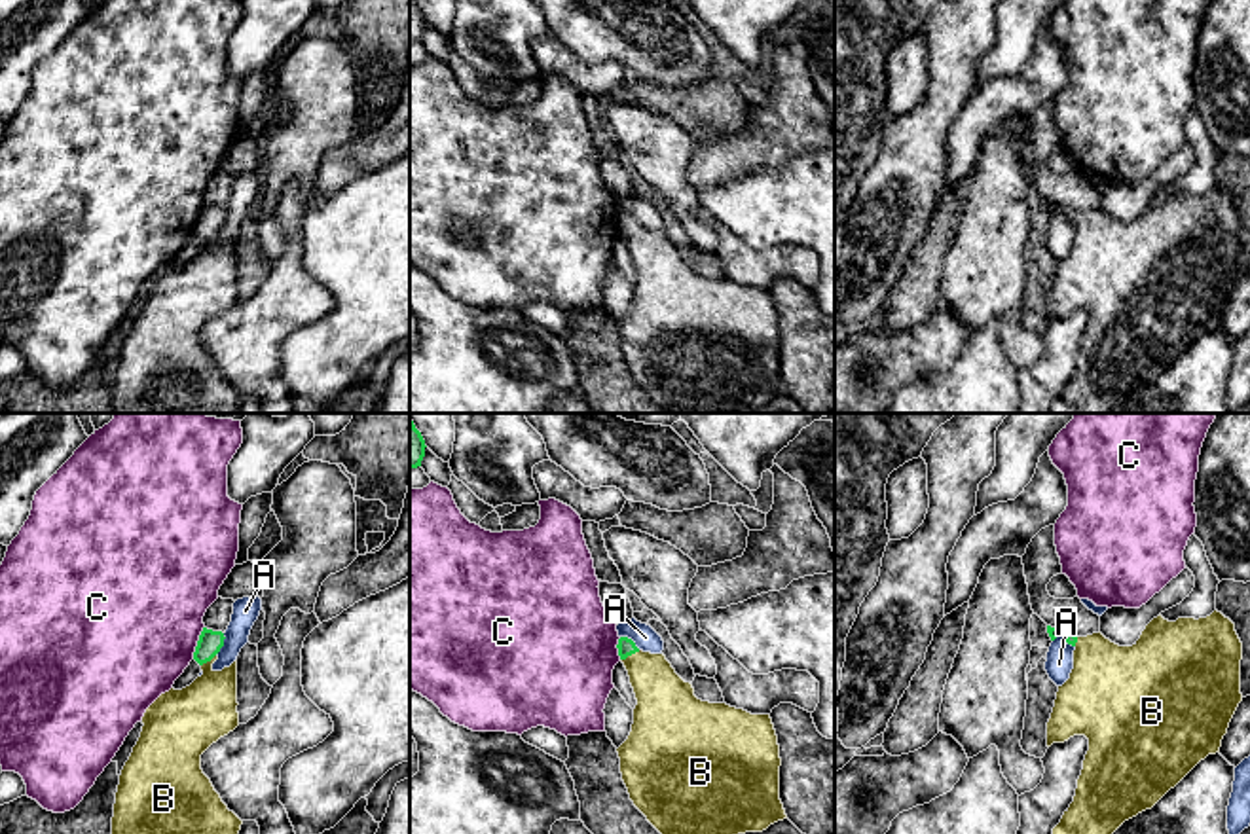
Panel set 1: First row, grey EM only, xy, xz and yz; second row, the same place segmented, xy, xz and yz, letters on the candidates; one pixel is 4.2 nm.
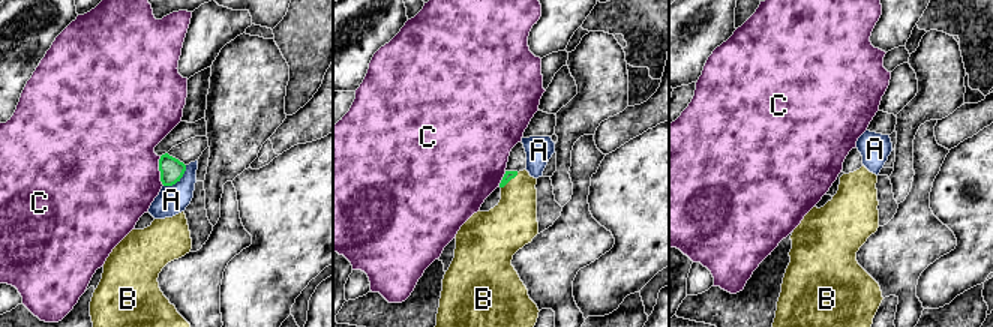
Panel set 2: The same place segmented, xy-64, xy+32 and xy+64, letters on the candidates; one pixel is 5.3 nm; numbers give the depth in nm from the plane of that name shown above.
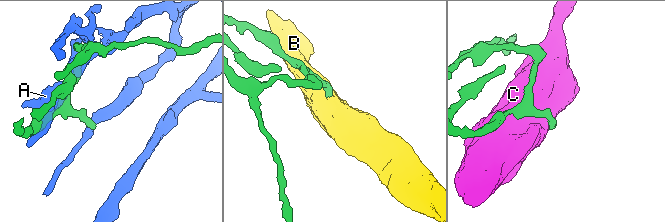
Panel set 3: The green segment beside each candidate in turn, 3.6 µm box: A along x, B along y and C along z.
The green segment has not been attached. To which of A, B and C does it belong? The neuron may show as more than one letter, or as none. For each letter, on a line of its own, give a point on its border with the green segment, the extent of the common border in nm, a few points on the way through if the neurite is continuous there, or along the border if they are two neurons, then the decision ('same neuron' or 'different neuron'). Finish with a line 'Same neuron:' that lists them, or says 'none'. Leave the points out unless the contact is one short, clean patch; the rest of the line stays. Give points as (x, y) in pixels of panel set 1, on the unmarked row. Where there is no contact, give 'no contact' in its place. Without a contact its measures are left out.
A: contact xy (222, 220); length 100 nm; different neuron
B: contact xz (630, 230); length 100 nm; way xz (626, 222), (630, 230), (651, 251), (664, 277); same neuron
C: contact xy (198, 218); length 150 nm; different neuron
Same neuron: B

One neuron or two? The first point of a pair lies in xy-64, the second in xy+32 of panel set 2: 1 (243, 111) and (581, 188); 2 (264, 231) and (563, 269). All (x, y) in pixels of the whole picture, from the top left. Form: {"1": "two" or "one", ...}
{"1": "two", "2": "two"}

